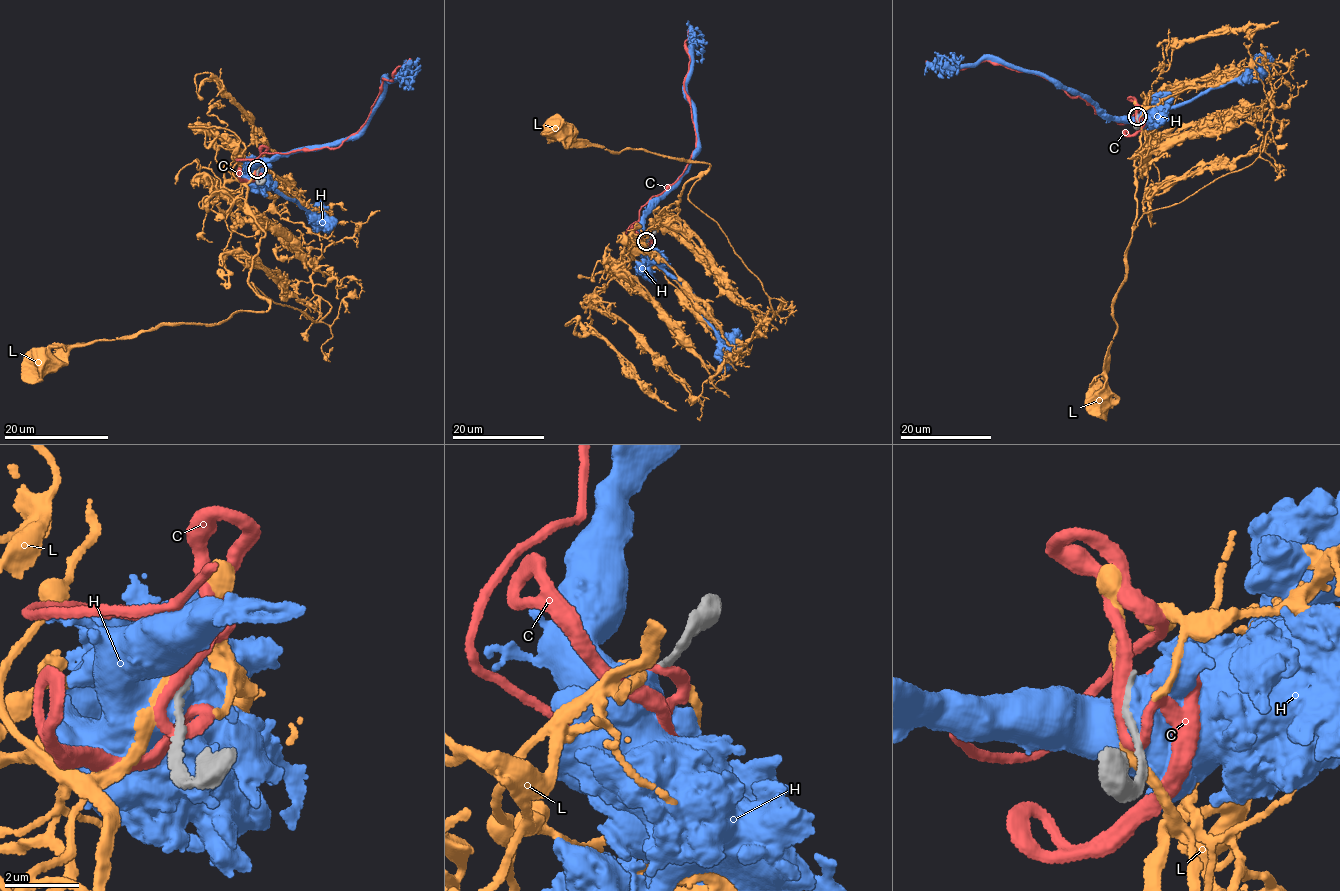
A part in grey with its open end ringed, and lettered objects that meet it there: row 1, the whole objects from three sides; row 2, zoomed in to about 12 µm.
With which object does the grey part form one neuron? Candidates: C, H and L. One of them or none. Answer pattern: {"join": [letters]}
{"join": ["L"]}

